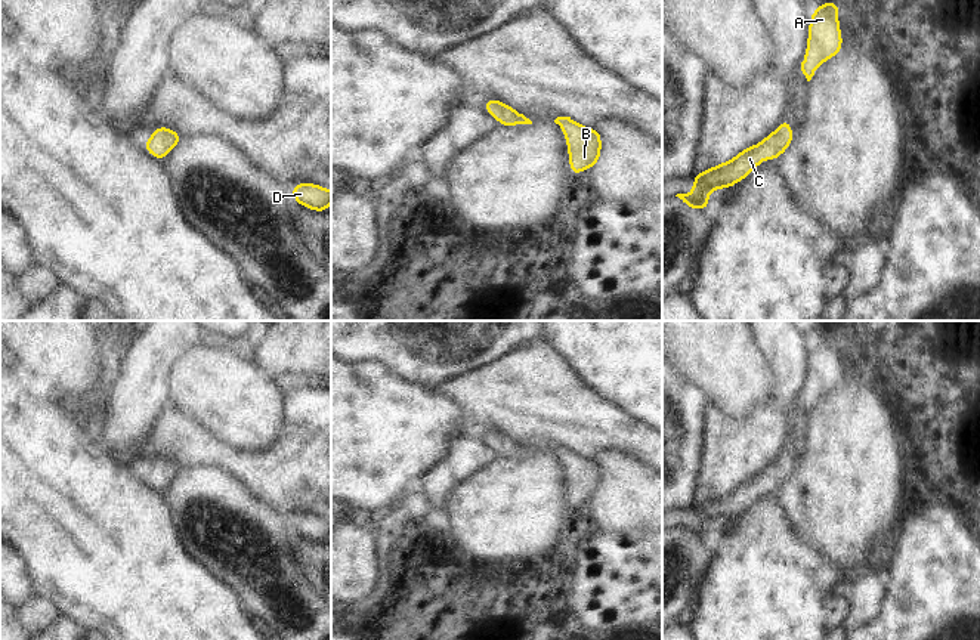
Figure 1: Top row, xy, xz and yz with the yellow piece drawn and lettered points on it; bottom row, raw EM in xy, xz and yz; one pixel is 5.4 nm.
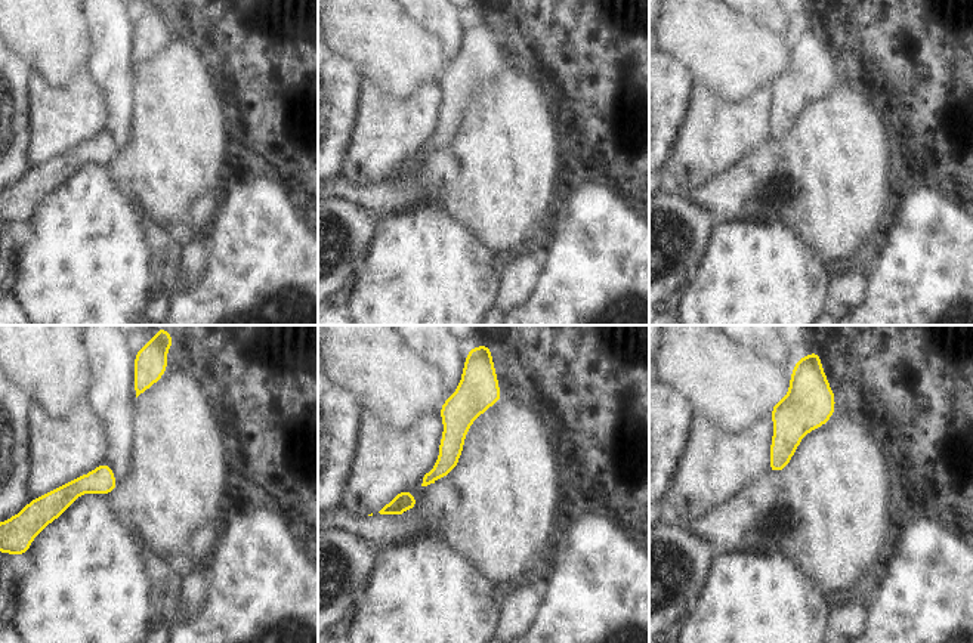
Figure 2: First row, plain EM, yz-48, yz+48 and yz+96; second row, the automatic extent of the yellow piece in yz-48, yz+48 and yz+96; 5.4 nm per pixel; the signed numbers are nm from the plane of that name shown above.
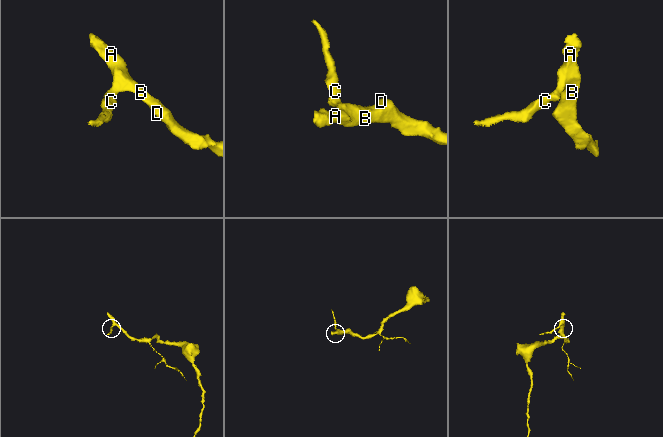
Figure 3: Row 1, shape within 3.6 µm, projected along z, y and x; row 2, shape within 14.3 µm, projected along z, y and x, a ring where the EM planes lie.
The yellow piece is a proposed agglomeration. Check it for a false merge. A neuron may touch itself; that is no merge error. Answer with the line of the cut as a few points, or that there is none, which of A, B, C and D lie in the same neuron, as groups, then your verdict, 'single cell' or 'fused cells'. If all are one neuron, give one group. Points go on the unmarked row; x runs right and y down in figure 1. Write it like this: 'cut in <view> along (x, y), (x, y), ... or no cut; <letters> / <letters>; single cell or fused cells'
no cut; A B C D; single cell

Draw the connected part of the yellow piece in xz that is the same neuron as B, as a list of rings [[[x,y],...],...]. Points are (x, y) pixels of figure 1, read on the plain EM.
[[[571,448],[554,451],[566,469],[571,507],[579,505],[599,495],[602,486],[602,466],[599,460],[588,460]]]

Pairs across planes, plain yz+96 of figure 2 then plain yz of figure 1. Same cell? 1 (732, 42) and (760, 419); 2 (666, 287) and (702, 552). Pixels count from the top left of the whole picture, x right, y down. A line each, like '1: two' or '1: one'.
1: two
2: one

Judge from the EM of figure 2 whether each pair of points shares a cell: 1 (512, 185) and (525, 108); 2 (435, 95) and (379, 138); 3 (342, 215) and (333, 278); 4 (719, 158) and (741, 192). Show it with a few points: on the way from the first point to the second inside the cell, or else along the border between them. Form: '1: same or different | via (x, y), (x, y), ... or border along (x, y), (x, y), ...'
1: same | via (512, 166), (512, 127)
2: same | via (422, 108), (404, 126), (392, 129)
3: same | via (349, 231), (351, 237), (342, 262)
4: different | border along (754, 150), (728, 170), (697, 188)

